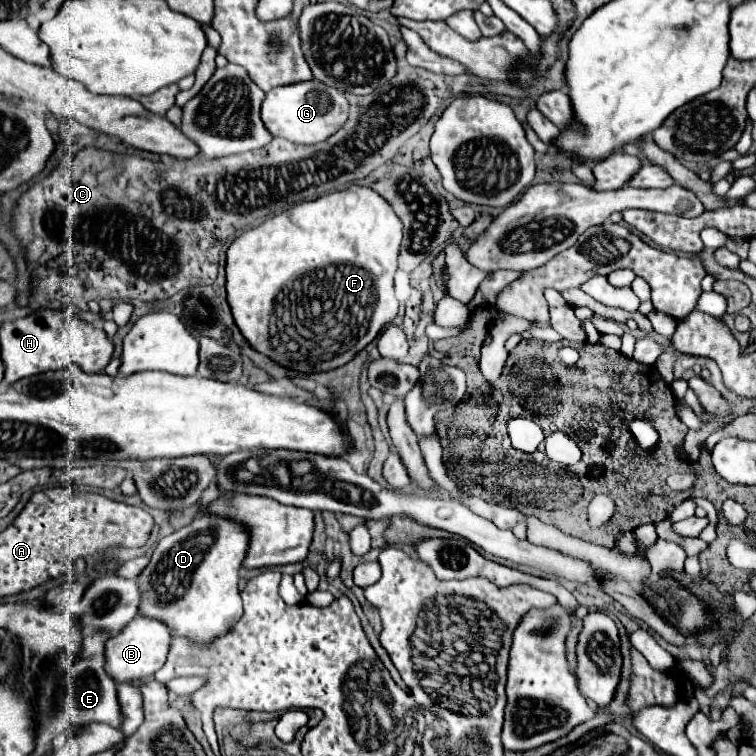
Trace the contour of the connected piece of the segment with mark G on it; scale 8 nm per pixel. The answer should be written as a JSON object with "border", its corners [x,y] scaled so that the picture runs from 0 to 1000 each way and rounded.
{"border":[[[421,106],[381,111],[360,116],[347,135],[347,159],[349,167],[370,183],[394,190],[421,190],[444,177],[460,159],[460,132],[455,122],[434,116]]]}

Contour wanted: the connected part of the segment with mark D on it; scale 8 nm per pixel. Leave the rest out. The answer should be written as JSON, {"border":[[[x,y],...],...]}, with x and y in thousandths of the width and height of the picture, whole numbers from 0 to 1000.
{"border":[[[291,680],[259,683],[254,693],[214,712],[201,733],[198,746],[183,762],[185,780],[188,780],[185,812],[198,817],[212,817],[214,823],[222,823],[222,828],[228,831],[228,841],[246,841],[270,854],[280,849],[280,844],[299,839],[312,825],[312,820],[317,820],[320,812],[315,757],[320,751],[320,741],[325,738],[328,720],[331,720],[328,698],[320,690],[304,688]]]}

